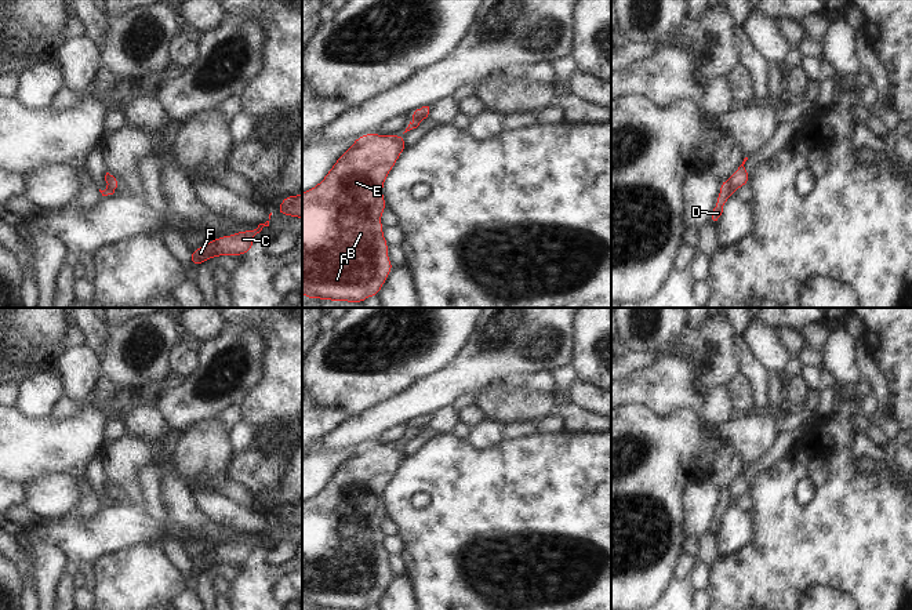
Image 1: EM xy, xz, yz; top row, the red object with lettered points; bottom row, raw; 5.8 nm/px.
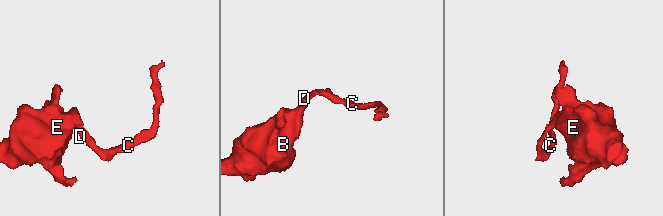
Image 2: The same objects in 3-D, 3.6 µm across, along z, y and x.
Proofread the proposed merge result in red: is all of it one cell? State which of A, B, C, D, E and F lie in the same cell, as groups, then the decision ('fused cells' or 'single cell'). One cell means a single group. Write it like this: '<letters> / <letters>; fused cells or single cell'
A B E / C D F; fused cells

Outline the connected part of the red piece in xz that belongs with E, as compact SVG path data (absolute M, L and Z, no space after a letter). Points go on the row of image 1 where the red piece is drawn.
M368 132L355 139L324 179L302 193L302 294L313 298L361 304L379 291L393 269L381 215L385 178L406 149L403 134Z

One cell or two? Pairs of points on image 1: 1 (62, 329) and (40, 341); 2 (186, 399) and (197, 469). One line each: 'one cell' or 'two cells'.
1: one cell
2: two cells

